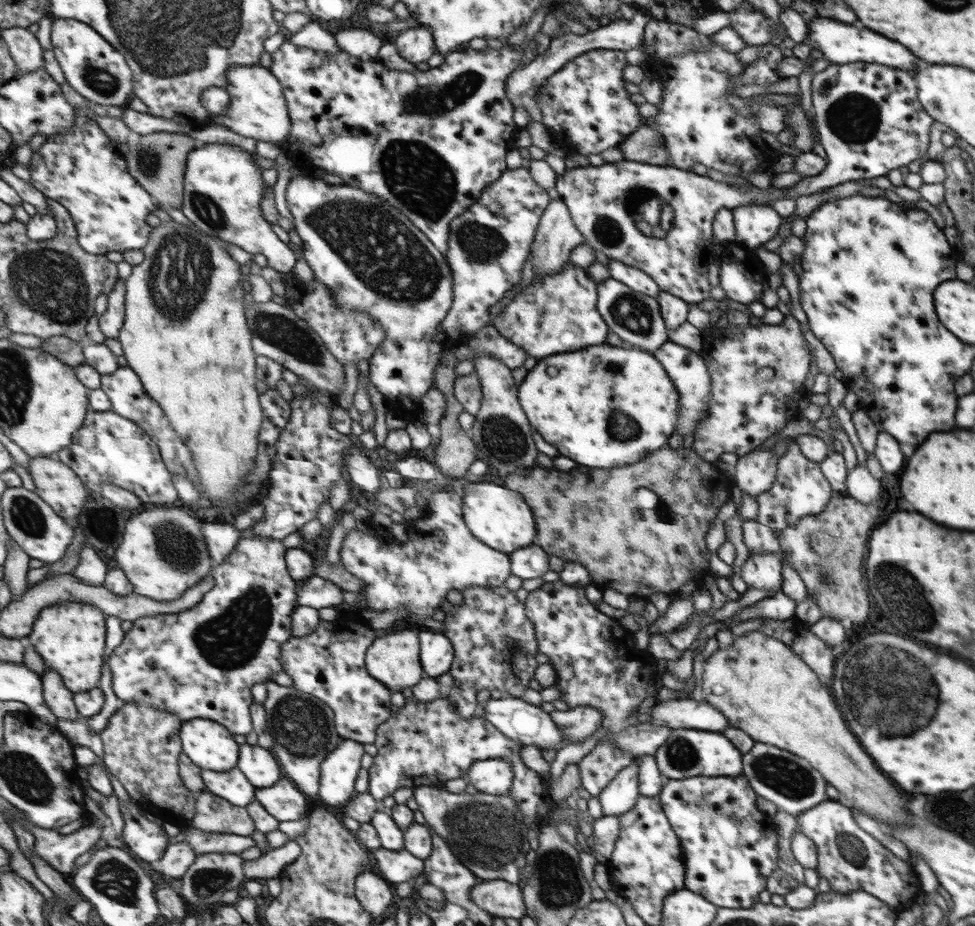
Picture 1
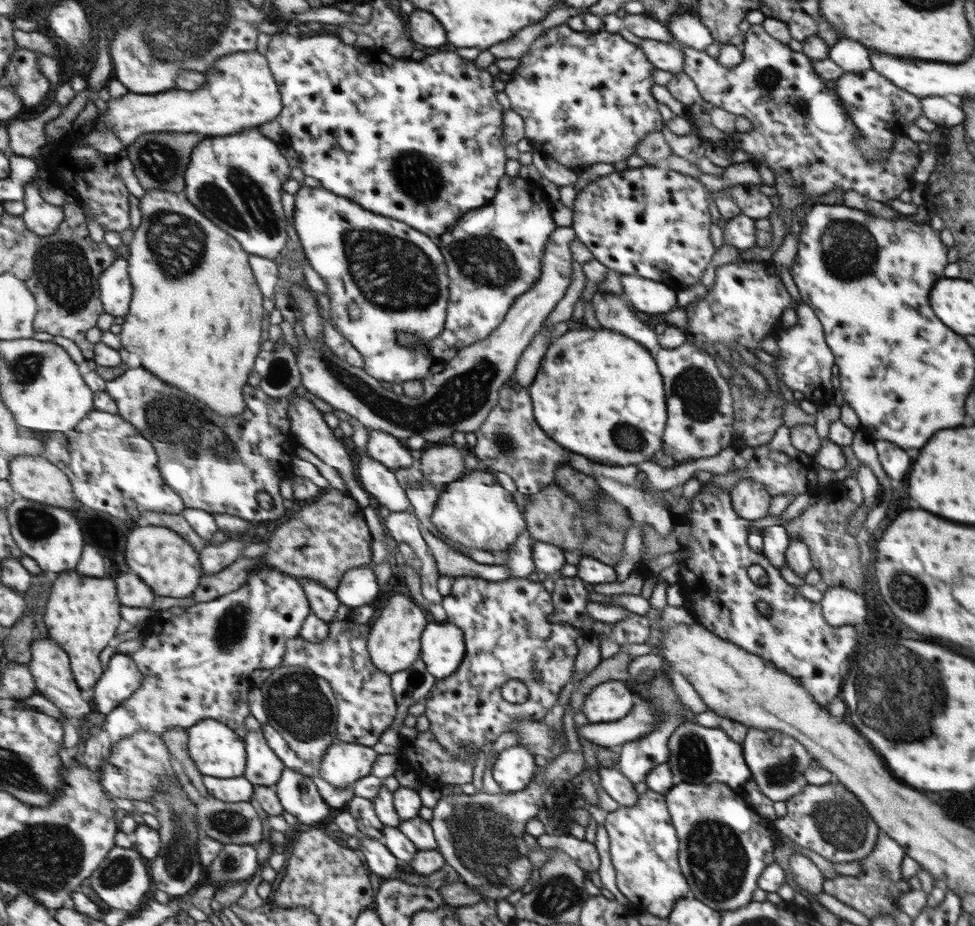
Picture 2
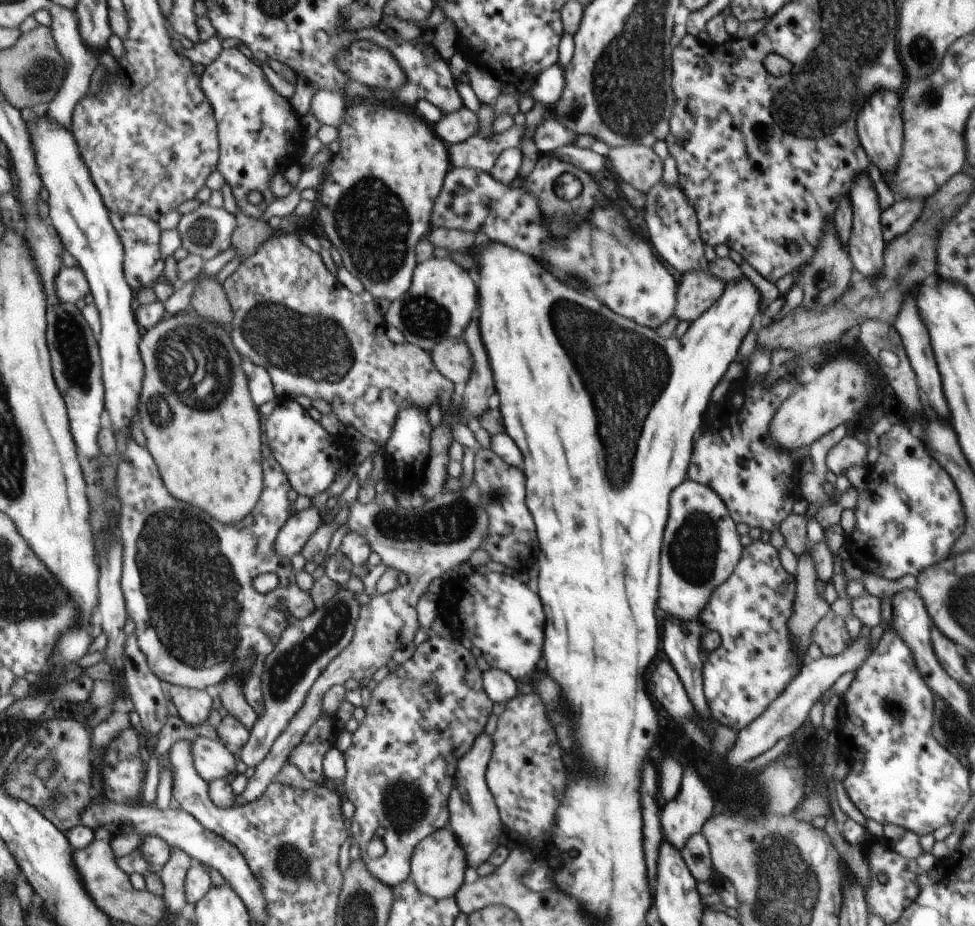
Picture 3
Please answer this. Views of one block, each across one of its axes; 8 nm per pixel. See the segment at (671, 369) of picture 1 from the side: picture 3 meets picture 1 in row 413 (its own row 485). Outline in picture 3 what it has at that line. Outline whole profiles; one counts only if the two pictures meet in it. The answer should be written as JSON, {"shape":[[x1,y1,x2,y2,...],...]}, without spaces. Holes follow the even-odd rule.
{"shape":[[686,478,671,490,661,541,661,578,657,606,667,620,697,621,714,591,731,576,741,558,739,536,725,504,707,485]]}

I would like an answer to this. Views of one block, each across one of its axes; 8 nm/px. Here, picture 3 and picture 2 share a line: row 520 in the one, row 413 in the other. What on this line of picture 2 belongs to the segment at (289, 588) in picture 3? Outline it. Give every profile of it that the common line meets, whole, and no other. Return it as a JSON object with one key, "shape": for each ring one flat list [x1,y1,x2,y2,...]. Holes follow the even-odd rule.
{"shape":[[142,366,128,369,123,376,109,381,106,392,117,402,118,414,153,442,159,452,163,479,183,497,186,508,232,514,252,523,264,523,285,514,279,492,285,474,279,472,279,466,291,465,301,444,292,431,289,412,282,400,267,395,260,386,247,383,247,410,239,416,223,418,209,410,209,406,201,406,199,398,191,398],[187,450,193,452,193,456,189,456],[259,492,271,496,271,509,259,506]]}

